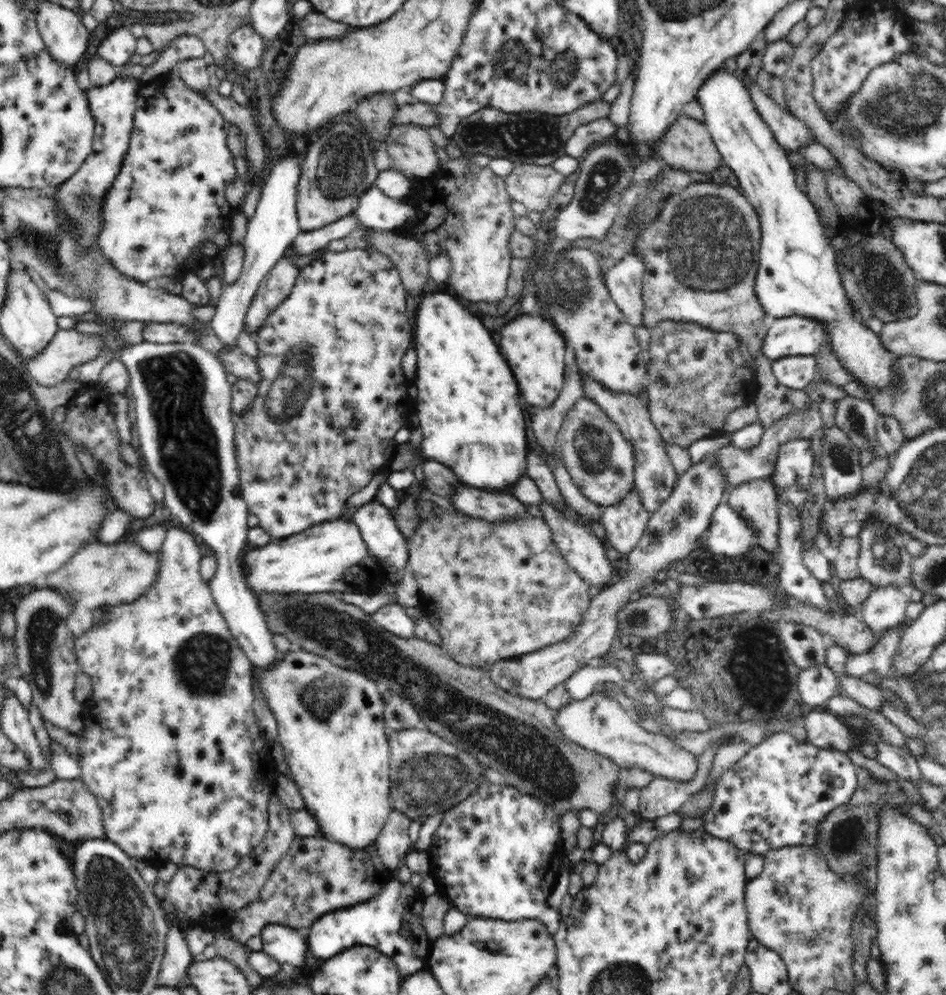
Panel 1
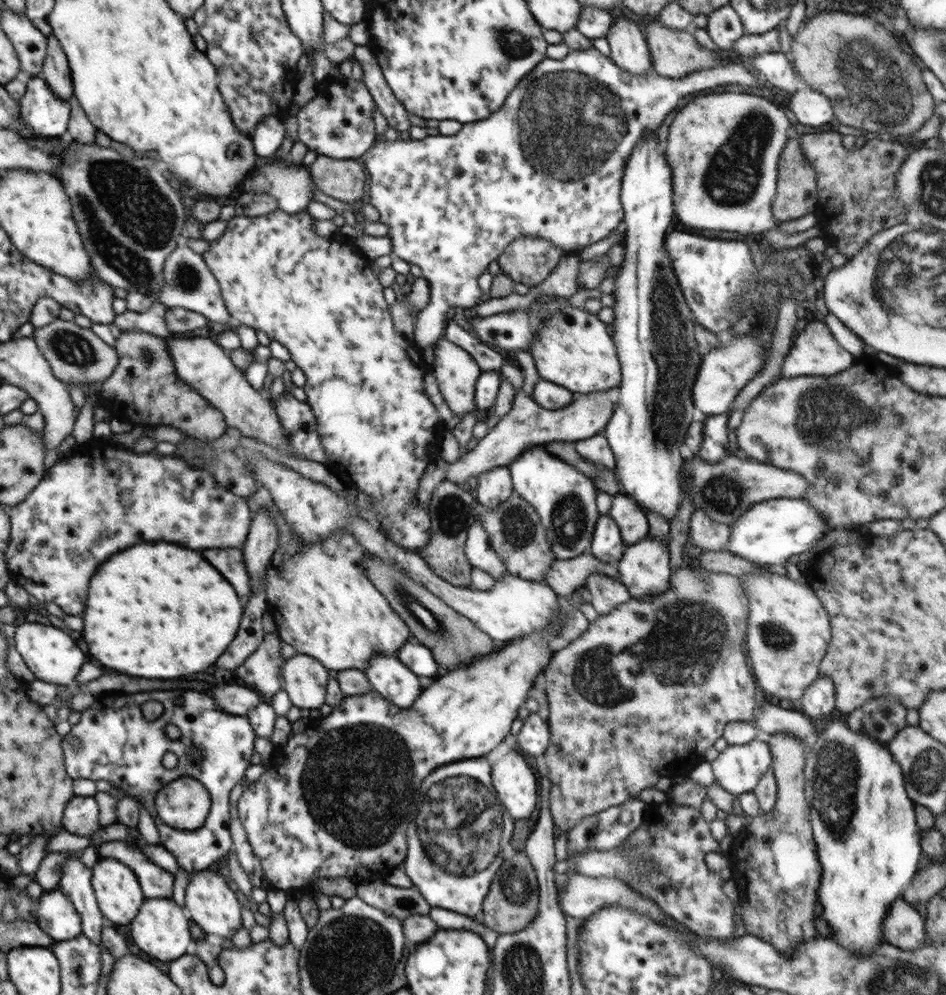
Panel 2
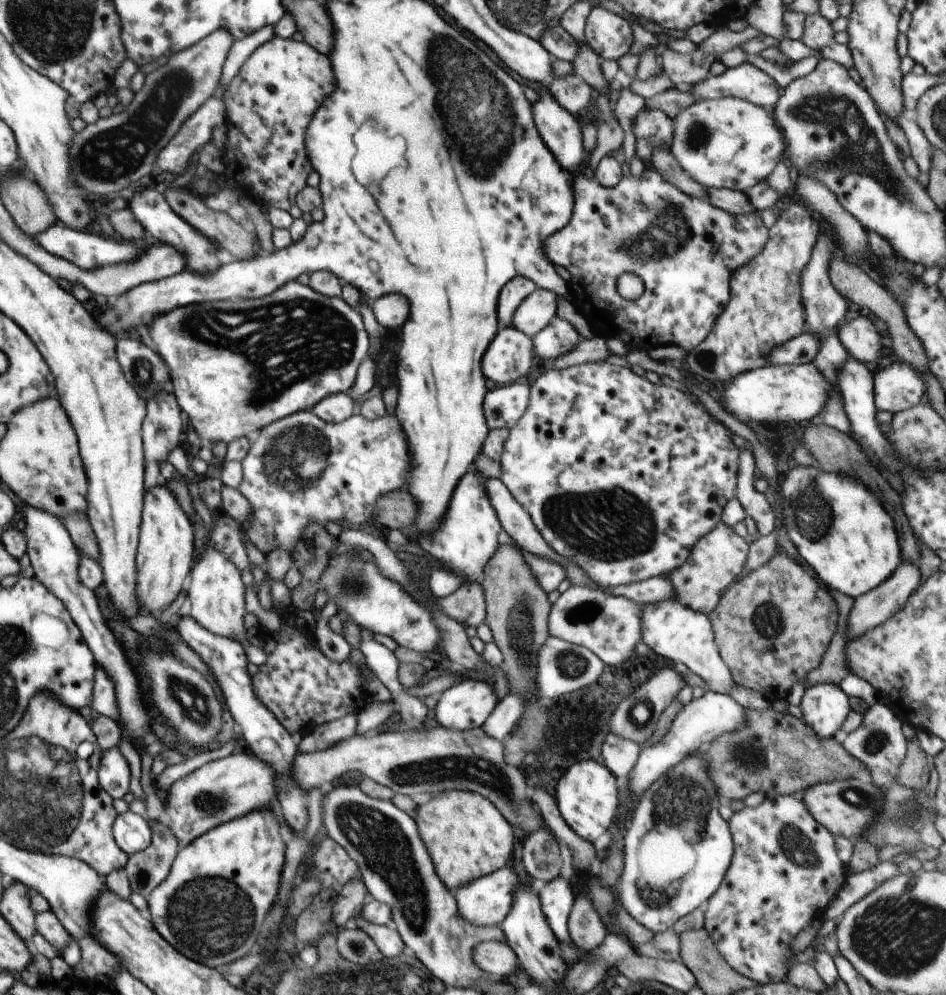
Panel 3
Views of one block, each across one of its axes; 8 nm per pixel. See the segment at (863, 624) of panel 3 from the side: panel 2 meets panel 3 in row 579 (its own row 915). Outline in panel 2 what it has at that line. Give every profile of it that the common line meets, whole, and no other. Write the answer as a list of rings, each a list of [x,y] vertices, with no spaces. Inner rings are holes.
[[[902,898],[895,900],[888,914],[884,914],[882,928],[886,941],[904,951],[920,949],[927,940],[924,919],[915,907]]]

